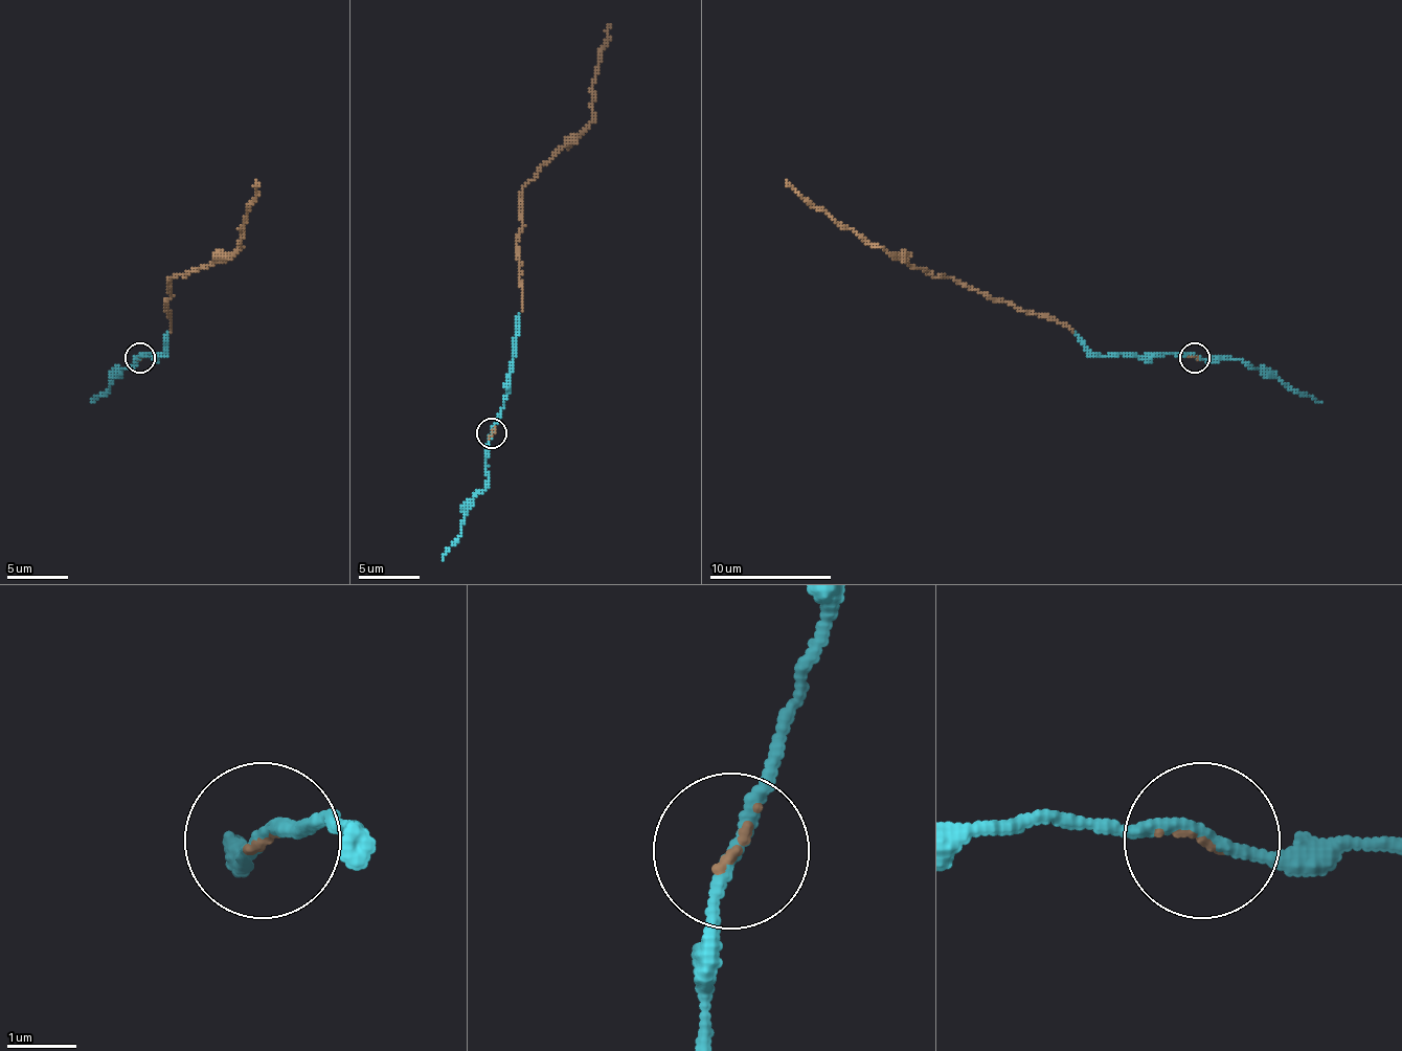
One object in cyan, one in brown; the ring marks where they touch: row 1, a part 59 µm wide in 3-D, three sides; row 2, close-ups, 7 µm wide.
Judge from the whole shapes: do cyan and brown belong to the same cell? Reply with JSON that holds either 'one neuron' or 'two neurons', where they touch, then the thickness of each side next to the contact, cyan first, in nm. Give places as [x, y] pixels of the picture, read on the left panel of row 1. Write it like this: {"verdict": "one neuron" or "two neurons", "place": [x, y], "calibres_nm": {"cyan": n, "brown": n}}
{"verdict": "one neuron", "place": [139, 357], "calibres_nm": {"cyan": 170, "brown": 80}}

